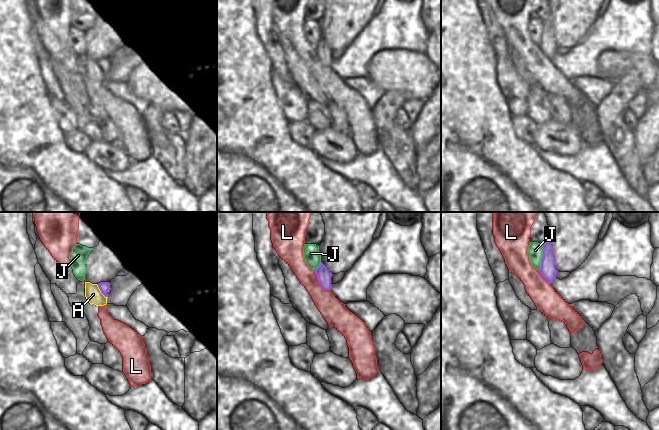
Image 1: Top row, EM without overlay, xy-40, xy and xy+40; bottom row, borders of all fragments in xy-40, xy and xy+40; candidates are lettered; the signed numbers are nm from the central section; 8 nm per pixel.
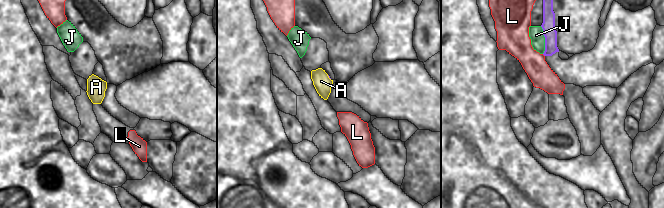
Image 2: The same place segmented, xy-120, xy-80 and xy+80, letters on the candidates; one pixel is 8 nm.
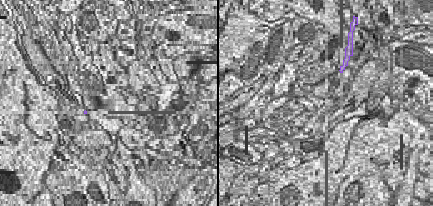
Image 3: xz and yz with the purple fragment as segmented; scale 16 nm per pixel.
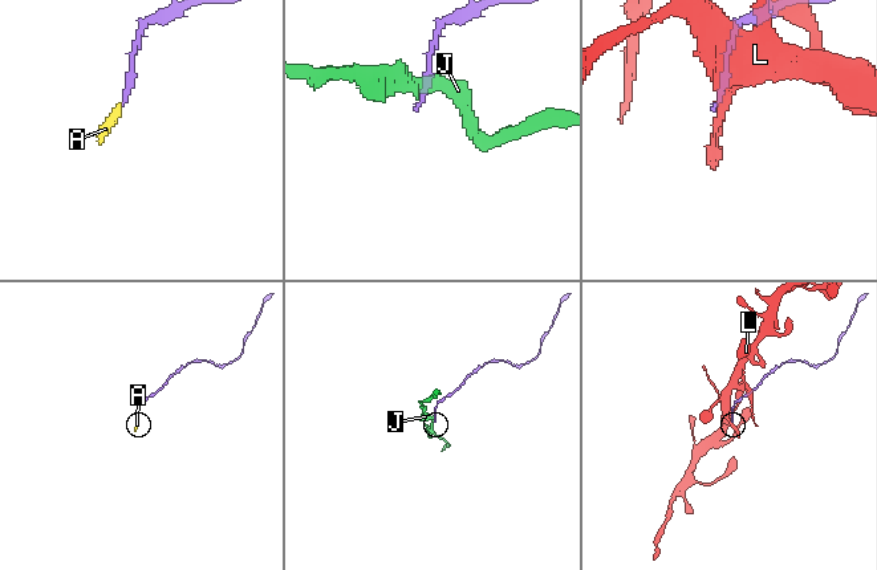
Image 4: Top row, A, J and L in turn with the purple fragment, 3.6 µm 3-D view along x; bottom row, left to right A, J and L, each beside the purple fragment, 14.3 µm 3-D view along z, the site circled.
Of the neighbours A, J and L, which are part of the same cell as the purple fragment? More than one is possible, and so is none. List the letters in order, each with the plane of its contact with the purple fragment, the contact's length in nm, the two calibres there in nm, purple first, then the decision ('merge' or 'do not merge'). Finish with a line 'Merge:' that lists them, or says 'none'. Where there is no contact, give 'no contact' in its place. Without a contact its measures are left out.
A: contact in xy-40; length 140 nm; calibres 80 and 130 nm; merge
J: contact in xy+40; length 220 nm; calibres 130 and 130 nm; do not merge
L: contact in xy; length 220 nm; calibres 110 and 180 nm; do not merge
Merge: A

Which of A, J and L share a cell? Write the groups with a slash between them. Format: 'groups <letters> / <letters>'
groups A / J / L

